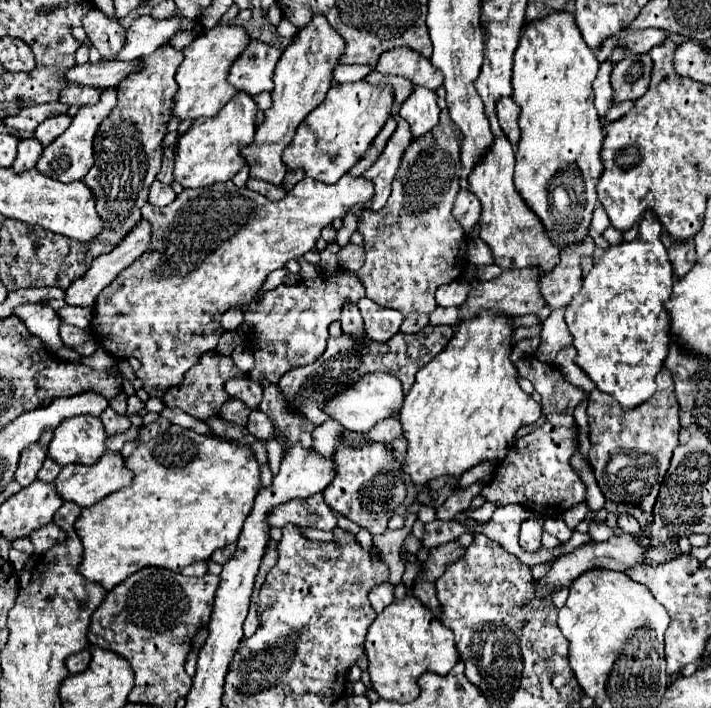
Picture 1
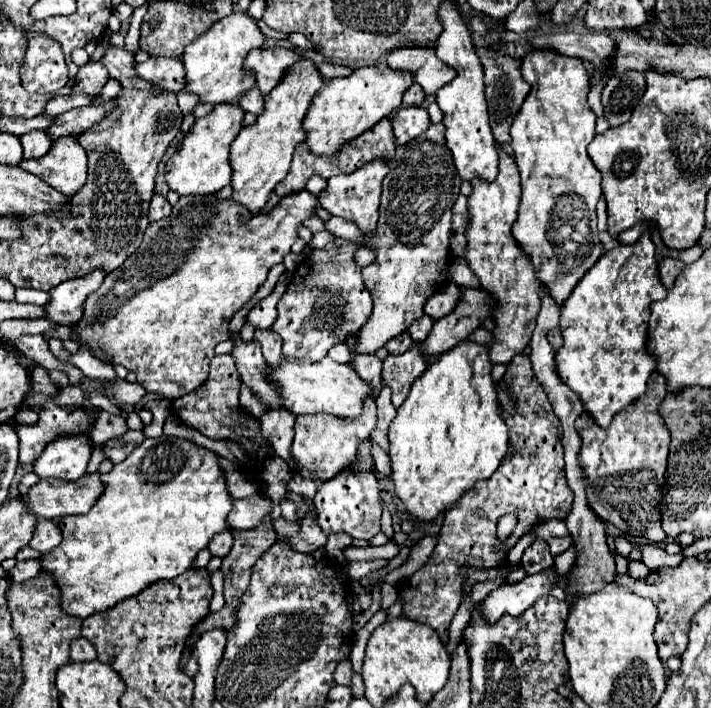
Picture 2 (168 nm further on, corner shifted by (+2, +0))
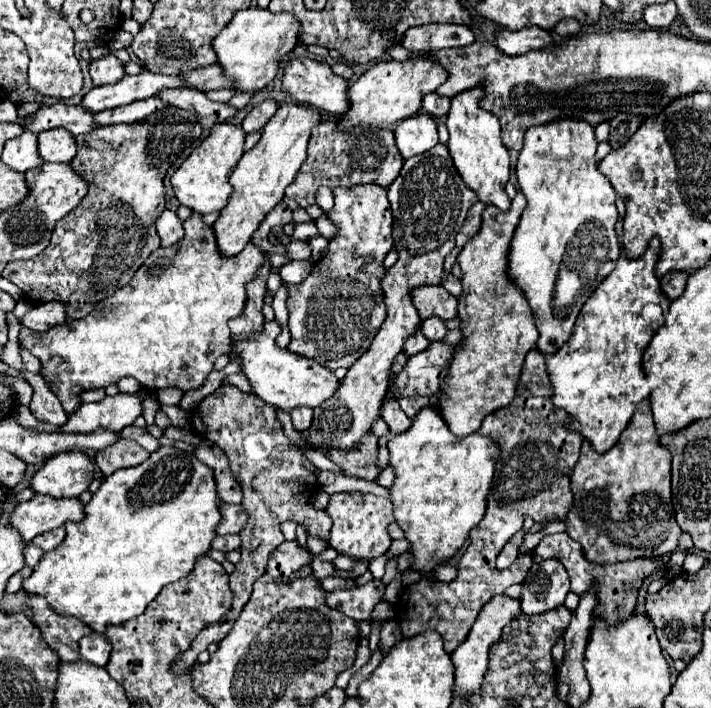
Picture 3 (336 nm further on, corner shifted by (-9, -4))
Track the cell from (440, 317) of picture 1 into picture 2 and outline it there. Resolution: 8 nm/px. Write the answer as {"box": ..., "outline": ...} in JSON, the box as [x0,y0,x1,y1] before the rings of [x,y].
{"box":[408,316,434,340],"outline":[[[422,316],[420,320],[416,320],[416,322],[408,328],[408,332],[410,332],[412,340],[426,340],[428,332],[432,330],[432,326],[434,326],[434,322],[430,320],[430,316]]]}

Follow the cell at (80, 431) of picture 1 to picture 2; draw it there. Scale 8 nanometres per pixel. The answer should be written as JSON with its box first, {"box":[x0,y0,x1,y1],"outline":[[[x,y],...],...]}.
{"box":[34,432,92,480],"outline":[[[84,432],[84,436],[60,436],[44,448],[34,462],[34,472],[40,478],[78,480],[88,468],[90,454],[92,440],[88,432]]]}

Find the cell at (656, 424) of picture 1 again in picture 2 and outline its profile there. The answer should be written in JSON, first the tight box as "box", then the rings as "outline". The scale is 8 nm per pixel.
{"box":[576,372,670,544],"outline":[[[654,372],[648,378],[648,392],[614,416],[608,430],[600,428],[588,412],[576,420],[576,430],[582,438],[578,462],[588,478],[588,502],[592,510],[620,528],[620,534],[636,544],[654,544],[666,538],[660,528],[660,512],[656,512],[662,498],[662,482],[666,472],[666,458],[670,450],[670,432],[660,416],[660,404],[666,390],[666,378]]]}

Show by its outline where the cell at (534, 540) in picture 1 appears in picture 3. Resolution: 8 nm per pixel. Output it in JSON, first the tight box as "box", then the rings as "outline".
{"box":[521,558,569,616],"outline":[[[557,558],[533,564],[527,580],[523,580],[521,610],[527,616],[543,614],[563,606],[569,594],[569,576]]]}

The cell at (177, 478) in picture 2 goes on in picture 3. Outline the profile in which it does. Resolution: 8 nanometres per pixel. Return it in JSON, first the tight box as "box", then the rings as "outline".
{"box":[23,446,219,634],"outline":[[[161,446],[143,464],[121,468],[103,480],[85,506],[85,518],[79,524],[65,524],[65,540],[41,556],[31,576],[23,580],[23,592],[43,596],[57,614],[75,616],[93,632],[103,634],[105,626],[127,622],[145,612],[163,586],[189,576],[197,556],[207,554],[211,540],[217,536],[215,526],[219,520],[213,470],[199,462],[195,454]]]}

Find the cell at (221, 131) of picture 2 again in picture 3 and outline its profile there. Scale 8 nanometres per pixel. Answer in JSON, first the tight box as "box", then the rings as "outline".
{"box":[171,122,245,214],"outline":[[[229,122],[215,124],[211,128],[211,134],[202,140],[189,158],[179,166],[179,170],[171,176],[171,186],[175,190],[177,200],[199,214],[221,212],[227,206],[227,200],[233,192],[229,184],[229,176],[243,156],[243,142],[245,142],[245,132],[241,130],[241,126]]]}

